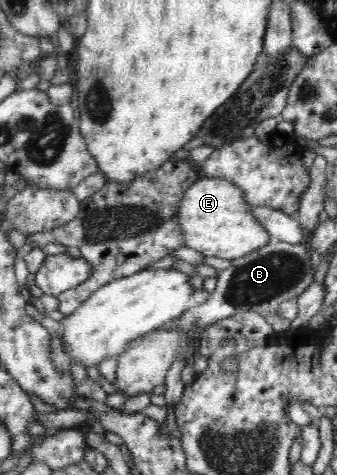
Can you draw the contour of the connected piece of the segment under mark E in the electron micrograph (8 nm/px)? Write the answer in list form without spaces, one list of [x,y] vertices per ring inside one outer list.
[[[219,177],[199,178],[181,197],[177,220],[183,232],[183,246],[200,251],[202,255],[235,259],[243,257],[269,243],[269,232],[249,212],[243,190],[229,180]]]

